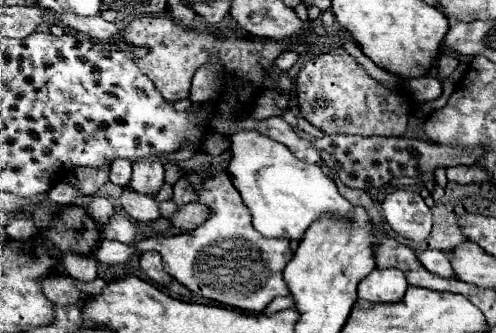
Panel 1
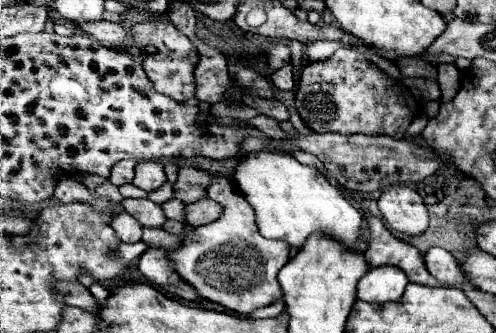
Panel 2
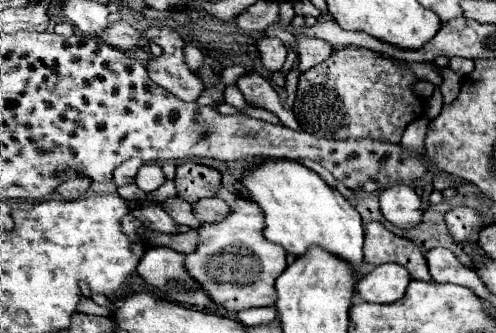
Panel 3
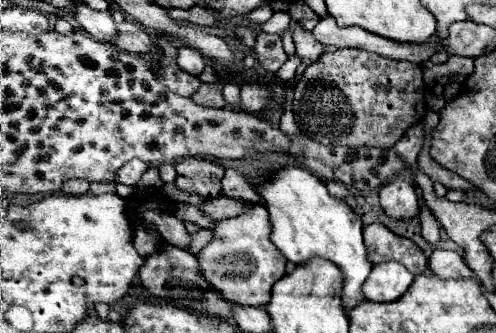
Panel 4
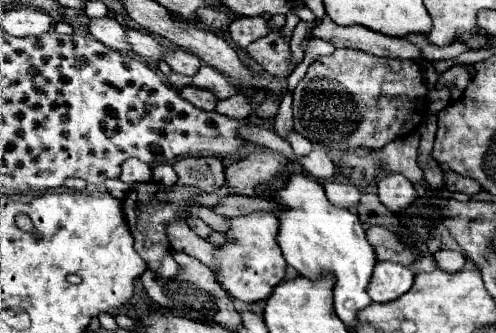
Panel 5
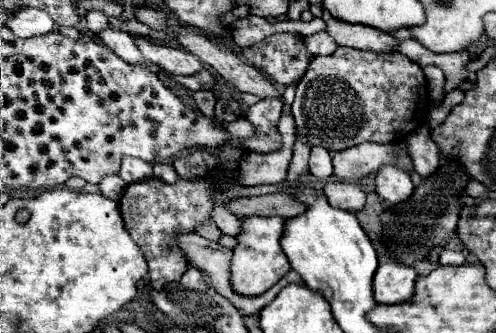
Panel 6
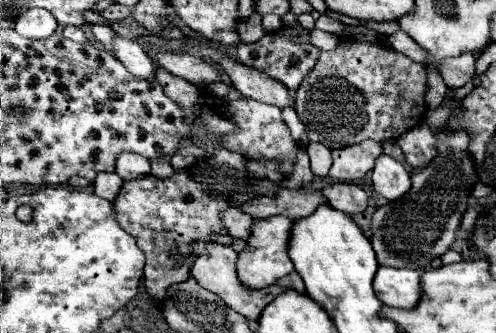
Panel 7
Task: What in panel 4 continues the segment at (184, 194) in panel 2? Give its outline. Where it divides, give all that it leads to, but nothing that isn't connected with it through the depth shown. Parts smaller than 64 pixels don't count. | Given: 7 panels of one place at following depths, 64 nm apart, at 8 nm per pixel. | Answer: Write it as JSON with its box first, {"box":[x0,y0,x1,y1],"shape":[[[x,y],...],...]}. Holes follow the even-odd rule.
{"box":[176,158,224,198],"shape":[[[184,158],[176,164],[176,186],[186,192],[196,192],[204,198],[216,198],[222,188],[224,168],[204,158]]]}

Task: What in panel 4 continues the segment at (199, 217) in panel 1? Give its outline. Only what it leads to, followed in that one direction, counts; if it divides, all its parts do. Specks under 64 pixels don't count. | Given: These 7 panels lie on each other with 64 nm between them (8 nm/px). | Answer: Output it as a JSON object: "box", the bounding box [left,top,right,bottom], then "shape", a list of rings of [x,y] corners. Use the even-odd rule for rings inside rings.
{"box":[200,196,250,220],"shape":[[[228,196],[206,200],[200,206],[200,210],[204,214],[208,214],[210,218],[214,218],[214,220],[224,220],[224,218],[240,216],[246,208],[250,208],[250,204],[246,200],[236,200],[236,198],[228,198]]]}

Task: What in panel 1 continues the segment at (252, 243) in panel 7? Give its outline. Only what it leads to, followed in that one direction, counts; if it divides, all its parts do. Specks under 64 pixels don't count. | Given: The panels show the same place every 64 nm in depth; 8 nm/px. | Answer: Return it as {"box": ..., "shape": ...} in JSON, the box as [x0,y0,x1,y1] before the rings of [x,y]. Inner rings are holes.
{"box":[94,168,292,314],"shape":[[[214,168],[214,174],[198,184],[198,196],[198,202],[212,208],[210,218],[202,226],[176,236],[140,240],[134,246],[102,240],[94,256],[104,264],[124,264],[136,254],[156,250],[162,256],[166,272],[172,274],[180,284],[190,288],[194,294],[250,314],[264,310],[276,296],[288,296],[288,288],[282,280],[282,270],[292,258],[290,240],[264,238],[254,230],[248,206],[242,202],[238,190],[232,186],[228,172],[222,168]]]}

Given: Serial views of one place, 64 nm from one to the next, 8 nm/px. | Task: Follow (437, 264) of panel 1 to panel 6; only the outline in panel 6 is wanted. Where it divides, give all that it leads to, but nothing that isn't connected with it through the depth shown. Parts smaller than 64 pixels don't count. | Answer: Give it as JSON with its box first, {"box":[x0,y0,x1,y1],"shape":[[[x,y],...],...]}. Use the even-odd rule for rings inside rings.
{"box":[440,250,464,266],"shape":[[[442,250],[440,252],[440,264],[444,264],[444,266],[462,264],[462,262],[464,262],[464,256],[460,252],[454,252],[454,250]]]}

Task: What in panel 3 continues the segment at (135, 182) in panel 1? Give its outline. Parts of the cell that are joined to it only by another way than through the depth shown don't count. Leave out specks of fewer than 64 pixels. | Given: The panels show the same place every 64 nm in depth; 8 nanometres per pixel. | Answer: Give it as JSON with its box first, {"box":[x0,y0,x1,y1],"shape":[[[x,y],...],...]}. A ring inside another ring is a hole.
{"box":[136,164,166,192],"shape":[[[144,164],[140,168],[140,174],[136,178],[136,186],[144,192],[154,192],[156,188],[160,188],[166,182],[162,168],[158,164]]]}

